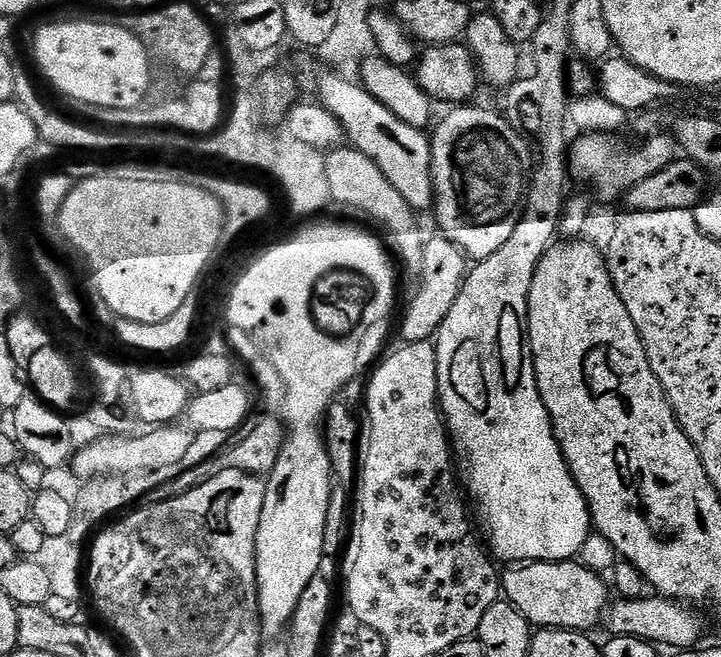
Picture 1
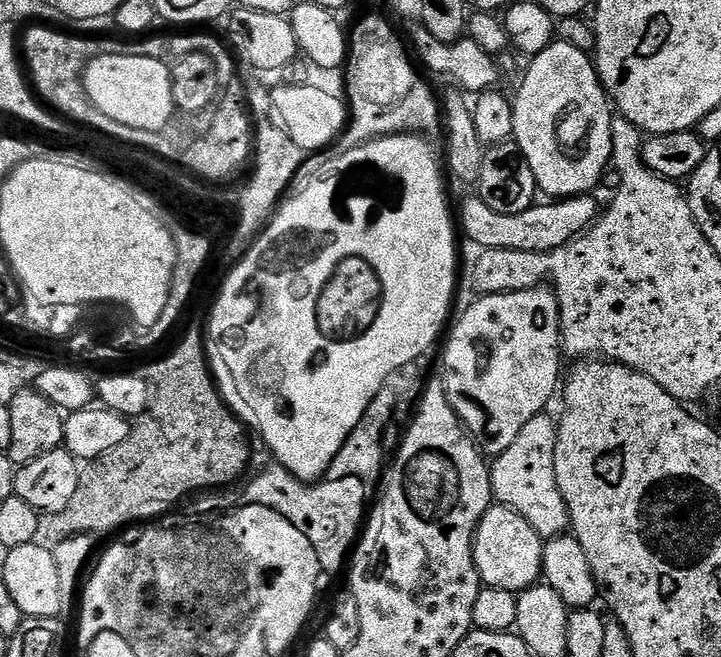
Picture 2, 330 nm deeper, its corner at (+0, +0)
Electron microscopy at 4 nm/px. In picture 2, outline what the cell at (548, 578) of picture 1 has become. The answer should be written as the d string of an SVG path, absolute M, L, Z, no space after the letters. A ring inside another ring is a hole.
M493 503L480 520L472 547L481 585L517 594L533 588L544 574L544 546L545 541L522 515L504 504Z

